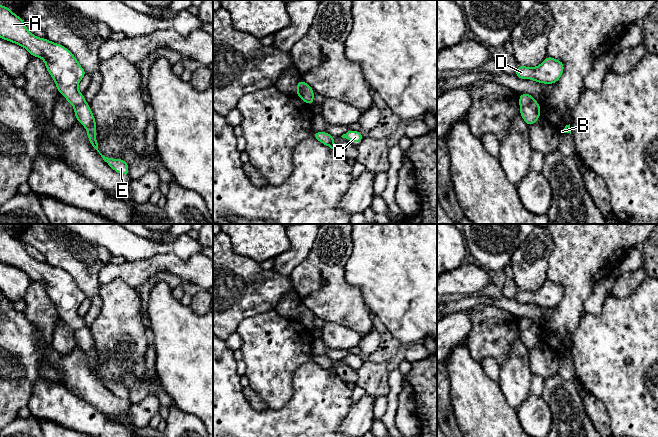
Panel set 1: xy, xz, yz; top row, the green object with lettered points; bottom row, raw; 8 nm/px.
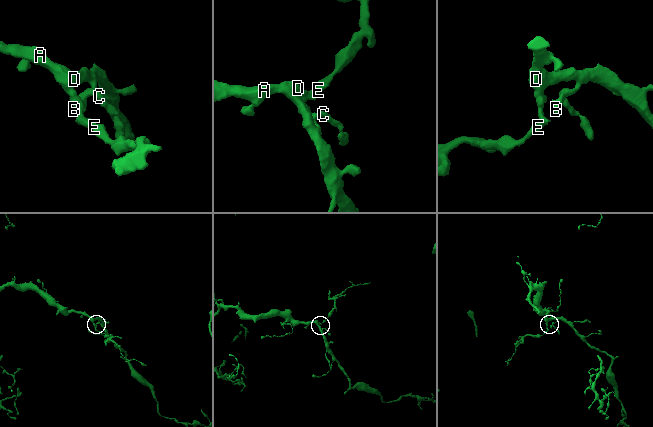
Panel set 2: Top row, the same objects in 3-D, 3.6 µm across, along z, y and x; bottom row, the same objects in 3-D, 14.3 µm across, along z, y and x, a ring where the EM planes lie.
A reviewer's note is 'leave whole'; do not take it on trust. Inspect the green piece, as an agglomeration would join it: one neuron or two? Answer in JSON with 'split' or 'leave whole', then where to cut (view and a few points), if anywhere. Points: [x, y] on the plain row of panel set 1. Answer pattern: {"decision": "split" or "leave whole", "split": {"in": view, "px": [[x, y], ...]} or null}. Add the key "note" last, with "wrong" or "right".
{"decision": "split", "split": {"in": "yz", "px": [[533, 323], [521, 331]]}, "note": "wrong"}

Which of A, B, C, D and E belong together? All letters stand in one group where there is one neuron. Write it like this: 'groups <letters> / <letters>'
groups A B C D / E

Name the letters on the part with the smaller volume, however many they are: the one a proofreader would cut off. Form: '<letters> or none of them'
E

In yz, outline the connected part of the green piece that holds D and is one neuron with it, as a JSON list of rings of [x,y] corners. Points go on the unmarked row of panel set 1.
[[[547,280],[537,291],[518,289],[514,297],[519,303],[531,303],[538,307],[555,308],[564,295],[564,287]]]

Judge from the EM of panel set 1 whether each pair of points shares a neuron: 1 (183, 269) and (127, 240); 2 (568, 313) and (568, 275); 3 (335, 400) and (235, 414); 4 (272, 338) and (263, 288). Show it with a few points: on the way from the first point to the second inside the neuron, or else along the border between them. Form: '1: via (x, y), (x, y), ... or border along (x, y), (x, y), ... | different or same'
1: border along (178, 257), (156, 254), (132, 261) | different
2: via (570, 304), (570, 284) | same
3: via (310, 418), (308, 420), (260, 420) | same
4: border along (273, 309), (245, 319) | different

